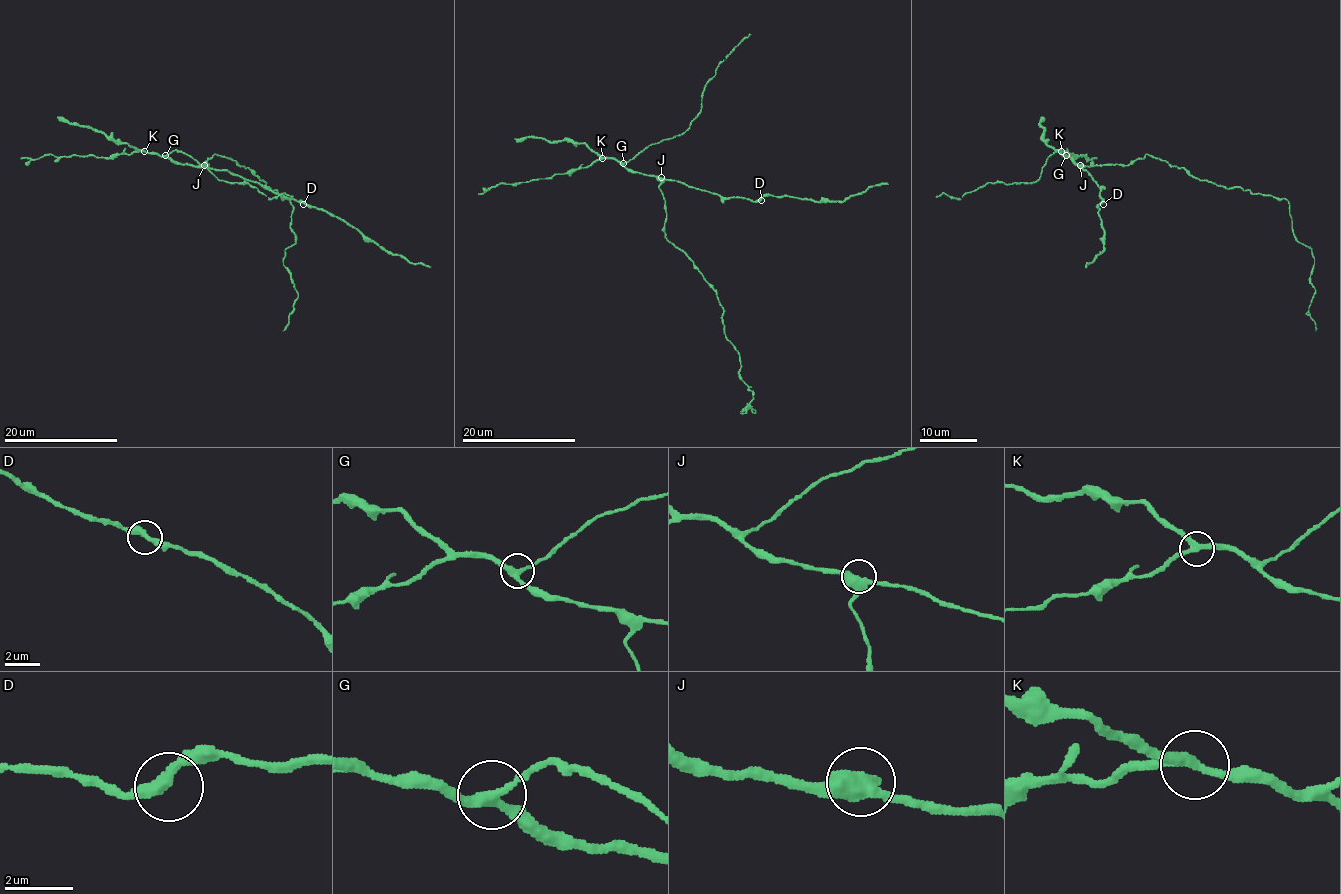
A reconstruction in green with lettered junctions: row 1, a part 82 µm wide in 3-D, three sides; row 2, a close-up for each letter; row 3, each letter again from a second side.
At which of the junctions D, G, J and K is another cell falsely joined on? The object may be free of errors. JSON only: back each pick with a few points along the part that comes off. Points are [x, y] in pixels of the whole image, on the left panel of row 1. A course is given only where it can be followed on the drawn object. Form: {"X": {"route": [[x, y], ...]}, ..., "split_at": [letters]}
{"K": {"route": [[144, 151], [107, 157], [44, 154], [30, 159], [20, 158]]}, "split_at": ["K"]}

